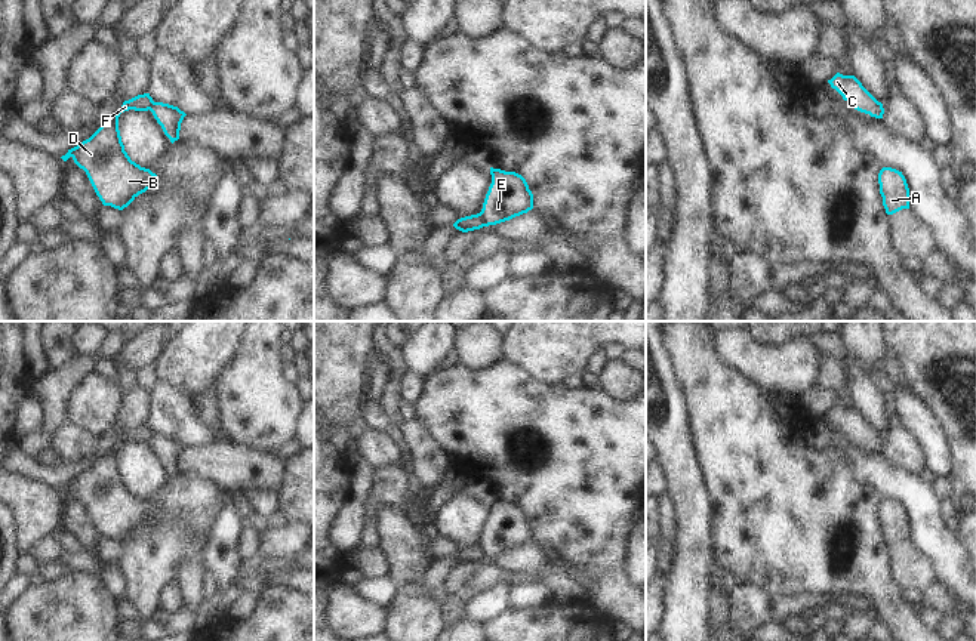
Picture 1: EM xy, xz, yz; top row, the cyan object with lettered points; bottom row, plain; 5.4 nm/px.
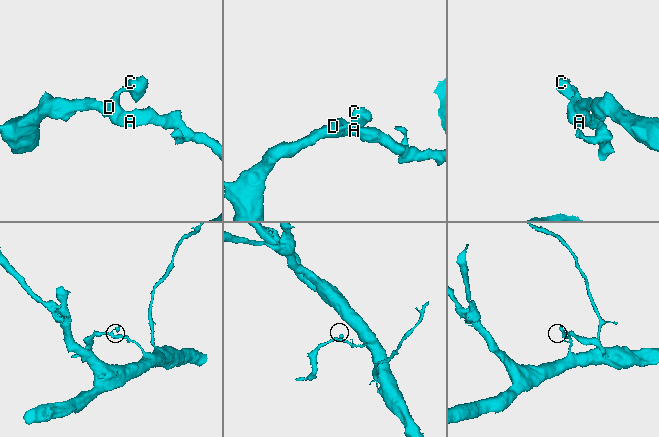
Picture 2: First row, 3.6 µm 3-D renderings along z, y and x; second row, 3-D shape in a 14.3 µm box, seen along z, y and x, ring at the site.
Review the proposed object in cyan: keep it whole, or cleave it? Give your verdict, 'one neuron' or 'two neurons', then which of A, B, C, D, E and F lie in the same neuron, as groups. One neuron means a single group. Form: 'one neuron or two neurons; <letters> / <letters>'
two neurons; A B D F / C E

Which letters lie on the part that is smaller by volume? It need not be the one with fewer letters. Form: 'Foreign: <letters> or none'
Foreign: C, E

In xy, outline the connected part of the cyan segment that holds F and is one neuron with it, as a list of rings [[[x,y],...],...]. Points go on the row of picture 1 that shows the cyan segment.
[[[150,93],[138,95],[124,101],[89,139],[68,150],[61,158],[70,157],[83,169],[104,206],[123,210],[139,194],[153,188],[157,175],[150,169],[141,167],[130,160],[124,151],[118,130],[118,117],[121,113],[148,111],[154,101]]]

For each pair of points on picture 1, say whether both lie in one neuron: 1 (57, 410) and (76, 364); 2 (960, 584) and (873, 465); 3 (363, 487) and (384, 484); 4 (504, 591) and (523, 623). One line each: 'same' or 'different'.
1: same
2: same
3: different
4: different

